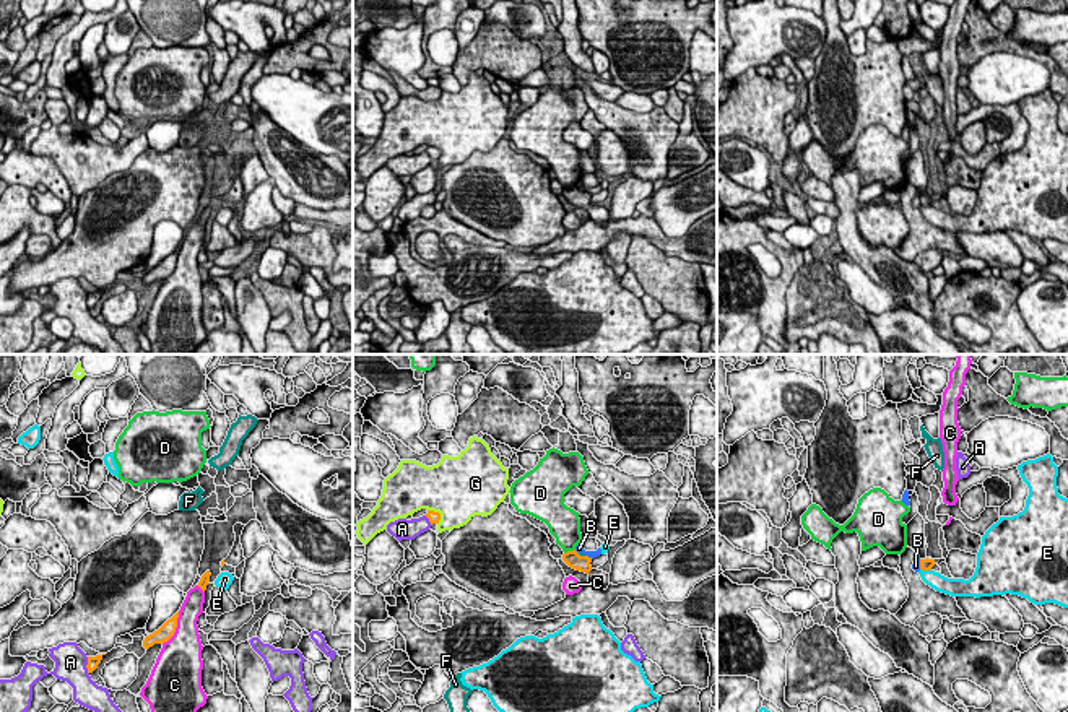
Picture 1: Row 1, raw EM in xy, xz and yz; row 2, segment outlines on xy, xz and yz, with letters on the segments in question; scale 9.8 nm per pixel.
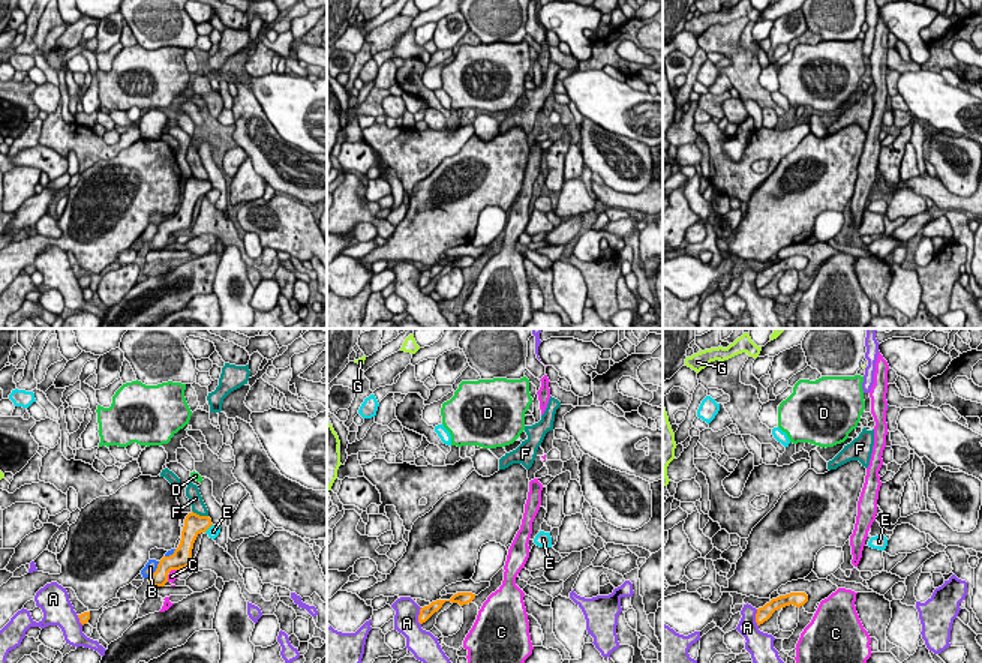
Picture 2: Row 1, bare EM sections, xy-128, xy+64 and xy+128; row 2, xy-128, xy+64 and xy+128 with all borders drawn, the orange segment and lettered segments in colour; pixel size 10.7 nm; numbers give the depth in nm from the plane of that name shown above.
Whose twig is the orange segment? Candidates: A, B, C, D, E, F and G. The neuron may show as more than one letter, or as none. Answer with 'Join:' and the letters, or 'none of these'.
Join: none of these

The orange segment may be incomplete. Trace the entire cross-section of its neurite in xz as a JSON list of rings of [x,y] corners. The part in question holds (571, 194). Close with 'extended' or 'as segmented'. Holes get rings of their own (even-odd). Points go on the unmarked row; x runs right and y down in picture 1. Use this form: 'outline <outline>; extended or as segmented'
outline [[[575,185],[574,187],[567,187],[562,190],[562,197],[580,208],[585,208],[588,211],[588,219],[598,223],[600,226],[606,226],[610,221],[610,210],[593,205],[590,202],[592,193],[588,192],[580,192]]]; extended

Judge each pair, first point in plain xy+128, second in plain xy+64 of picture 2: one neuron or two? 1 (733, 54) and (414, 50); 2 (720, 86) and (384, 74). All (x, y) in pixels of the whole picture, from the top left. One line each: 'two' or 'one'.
1: two
2: one

